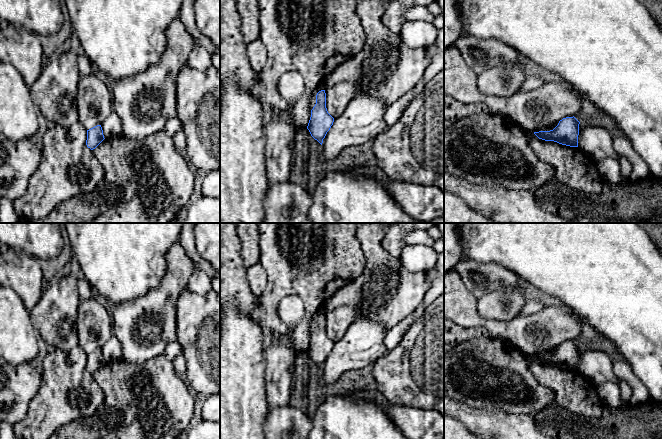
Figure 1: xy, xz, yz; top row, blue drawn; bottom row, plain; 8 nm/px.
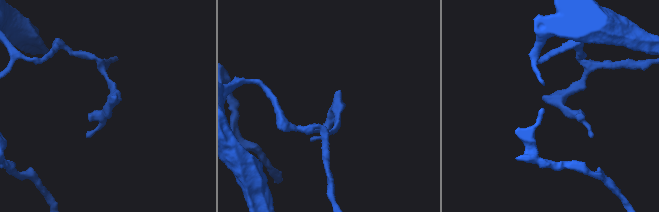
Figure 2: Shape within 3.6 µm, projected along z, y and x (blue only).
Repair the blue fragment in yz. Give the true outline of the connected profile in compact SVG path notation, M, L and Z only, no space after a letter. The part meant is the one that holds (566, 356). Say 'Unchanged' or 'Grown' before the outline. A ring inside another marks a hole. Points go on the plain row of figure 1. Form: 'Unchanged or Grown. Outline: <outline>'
Unchanged. Outline: M574 340L566 341L560 344L553 354L534 356L534 358L545 365L578 371L579 348L580 346Z

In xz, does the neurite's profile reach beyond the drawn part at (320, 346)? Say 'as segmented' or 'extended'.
as segmented

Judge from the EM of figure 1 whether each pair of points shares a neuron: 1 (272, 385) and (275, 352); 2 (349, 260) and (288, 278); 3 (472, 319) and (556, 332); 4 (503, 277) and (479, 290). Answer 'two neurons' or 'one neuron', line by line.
1: one neuron
2: one neuron
3: one neuron
4: one neuron

